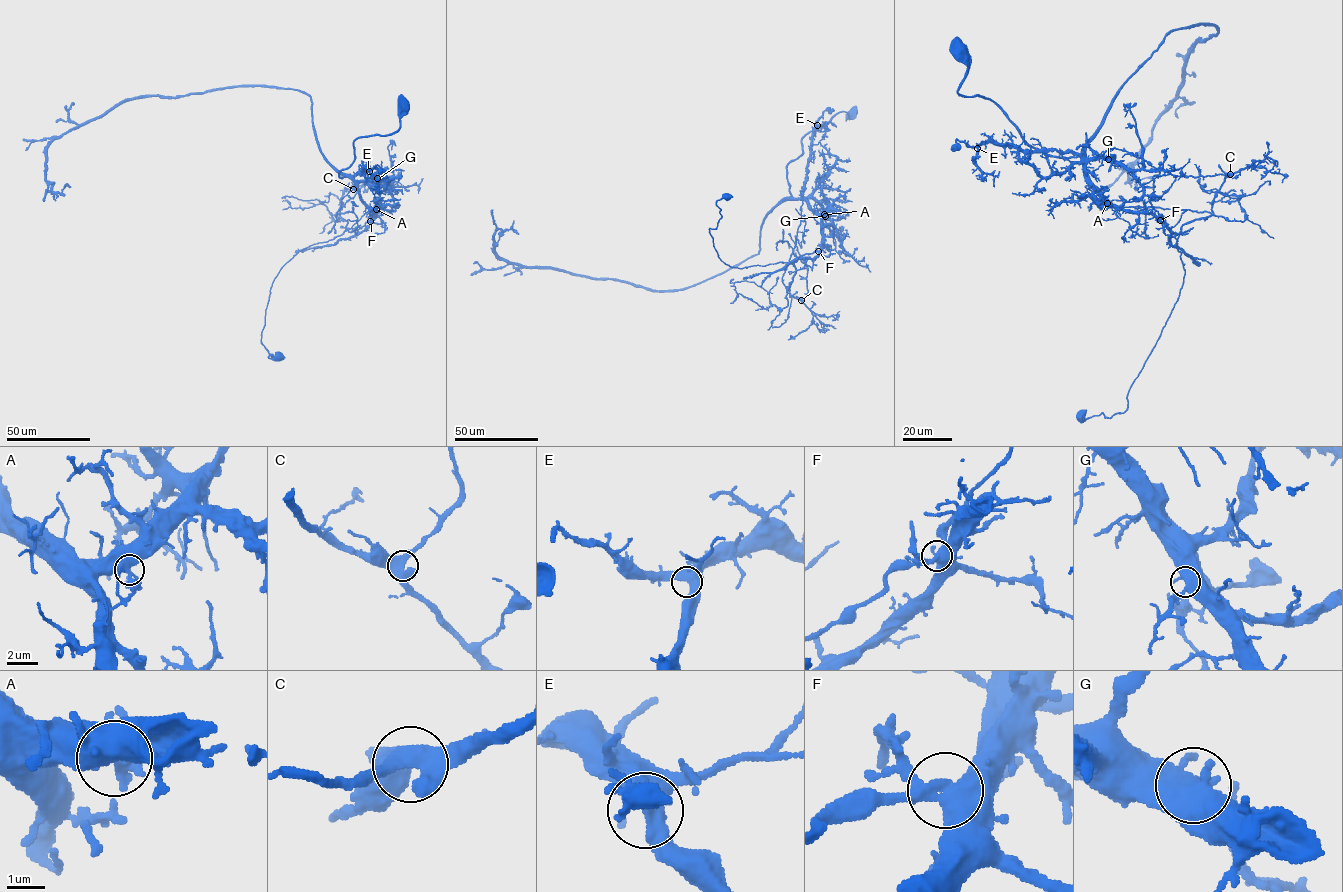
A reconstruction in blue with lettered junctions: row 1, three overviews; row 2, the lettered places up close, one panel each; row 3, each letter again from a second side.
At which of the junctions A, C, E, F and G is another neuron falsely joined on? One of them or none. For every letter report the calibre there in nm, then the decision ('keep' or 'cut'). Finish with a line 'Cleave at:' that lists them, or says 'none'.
A: calibre 440 nm; keep
C: calibre 440 nm; keep
E: calibre 480 nm; keep
F: calibre 440 nm; cut
G: calibre 460 nm; keep
Cleave at: F

